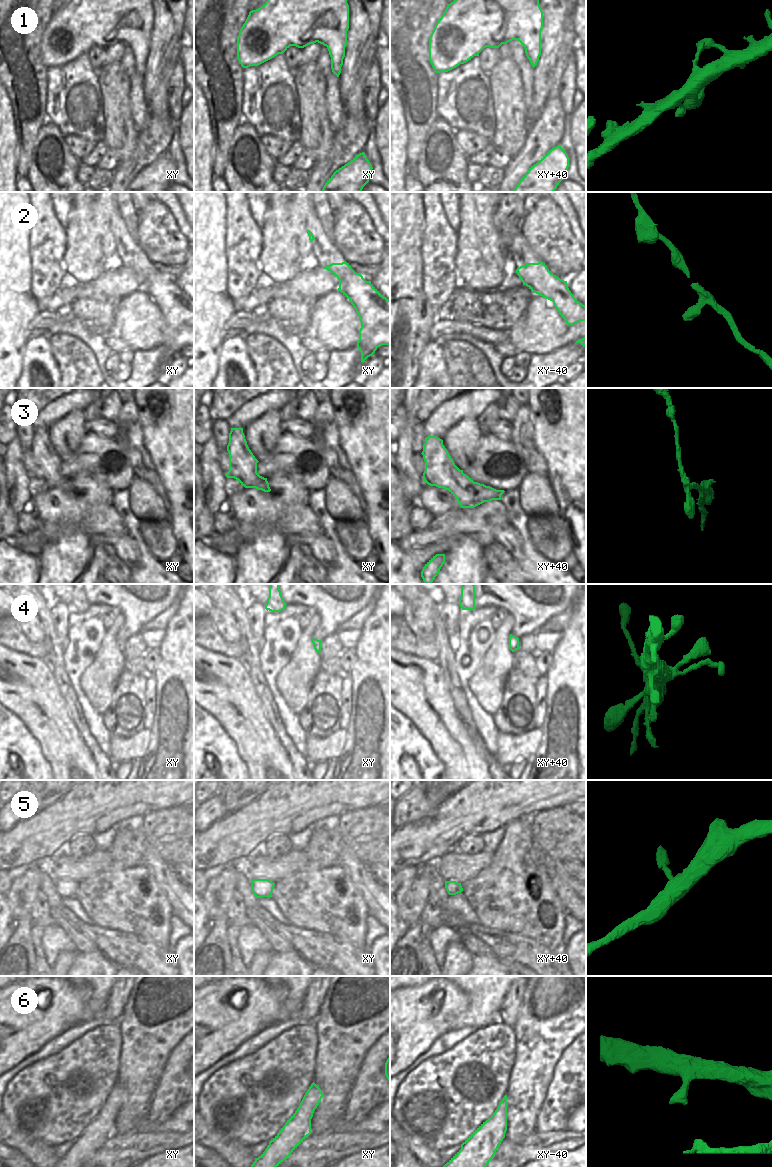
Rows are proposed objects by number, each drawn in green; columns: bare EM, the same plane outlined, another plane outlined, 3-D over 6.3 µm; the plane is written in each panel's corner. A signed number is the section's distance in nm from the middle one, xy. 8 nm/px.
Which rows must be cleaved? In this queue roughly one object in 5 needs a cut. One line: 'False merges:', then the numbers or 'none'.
False merges: none

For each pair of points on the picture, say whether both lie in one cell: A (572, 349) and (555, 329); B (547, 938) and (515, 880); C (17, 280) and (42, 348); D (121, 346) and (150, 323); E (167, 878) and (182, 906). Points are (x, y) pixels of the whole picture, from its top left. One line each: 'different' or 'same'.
A: different
B: same
C: different
D: different
E: same

